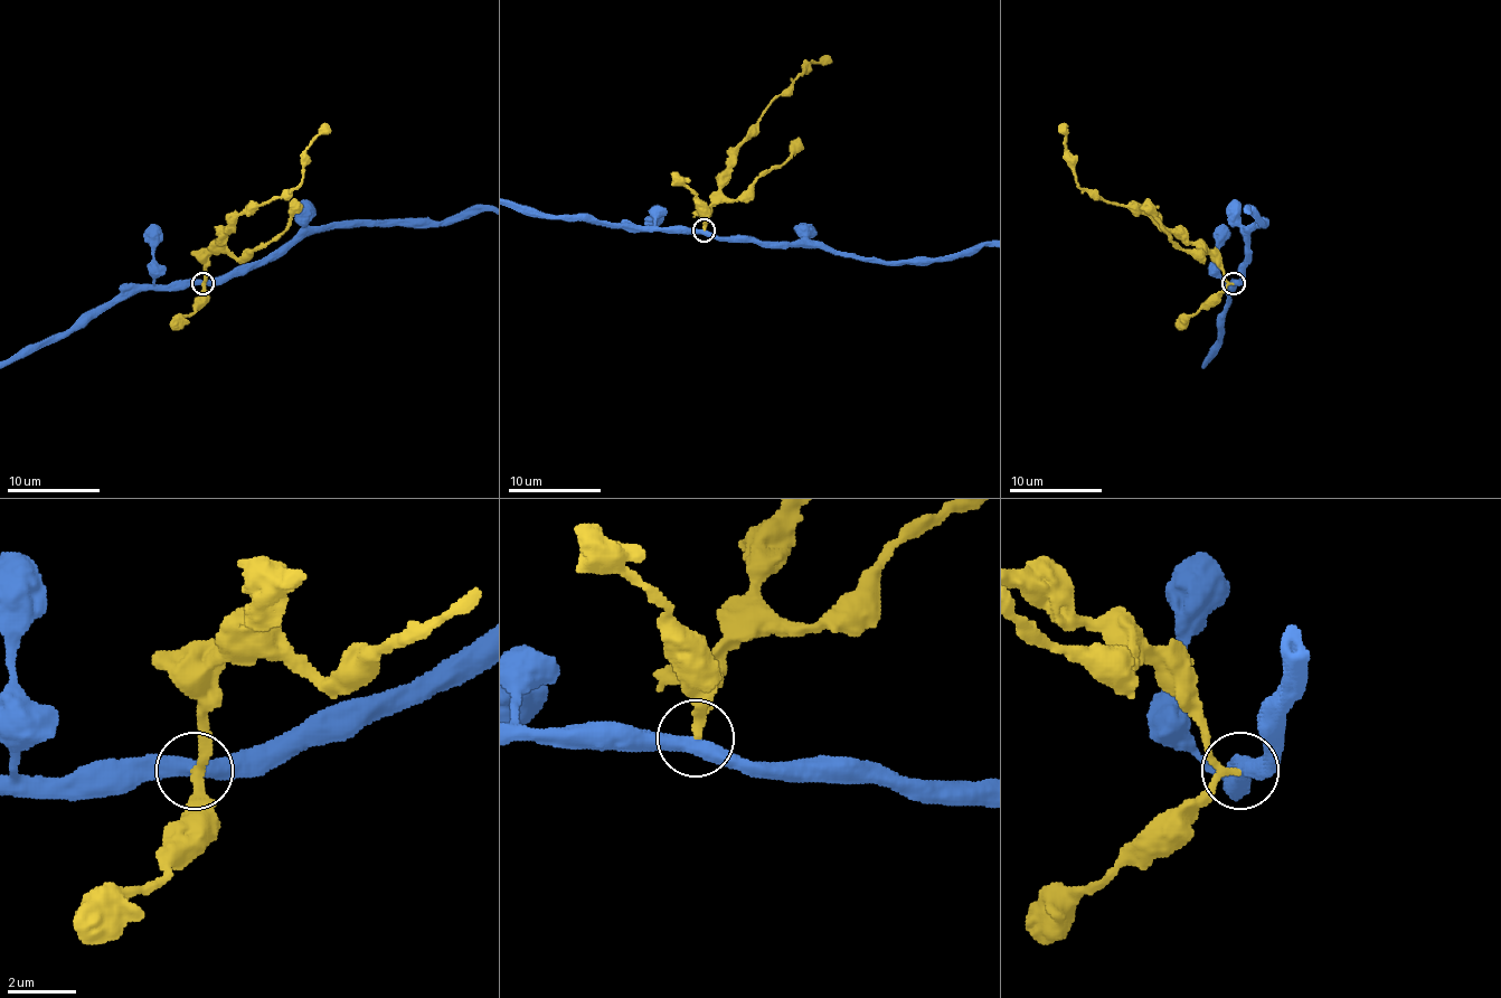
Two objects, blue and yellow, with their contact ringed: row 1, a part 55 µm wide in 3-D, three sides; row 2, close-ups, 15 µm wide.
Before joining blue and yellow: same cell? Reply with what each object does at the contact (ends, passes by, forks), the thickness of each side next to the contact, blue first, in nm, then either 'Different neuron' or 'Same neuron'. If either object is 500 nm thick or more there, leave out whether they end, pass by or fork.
At the ring blue passes by. At the ring yellow passes by. Thickness 440 nm (blue) against 190 nm. Different neuron

